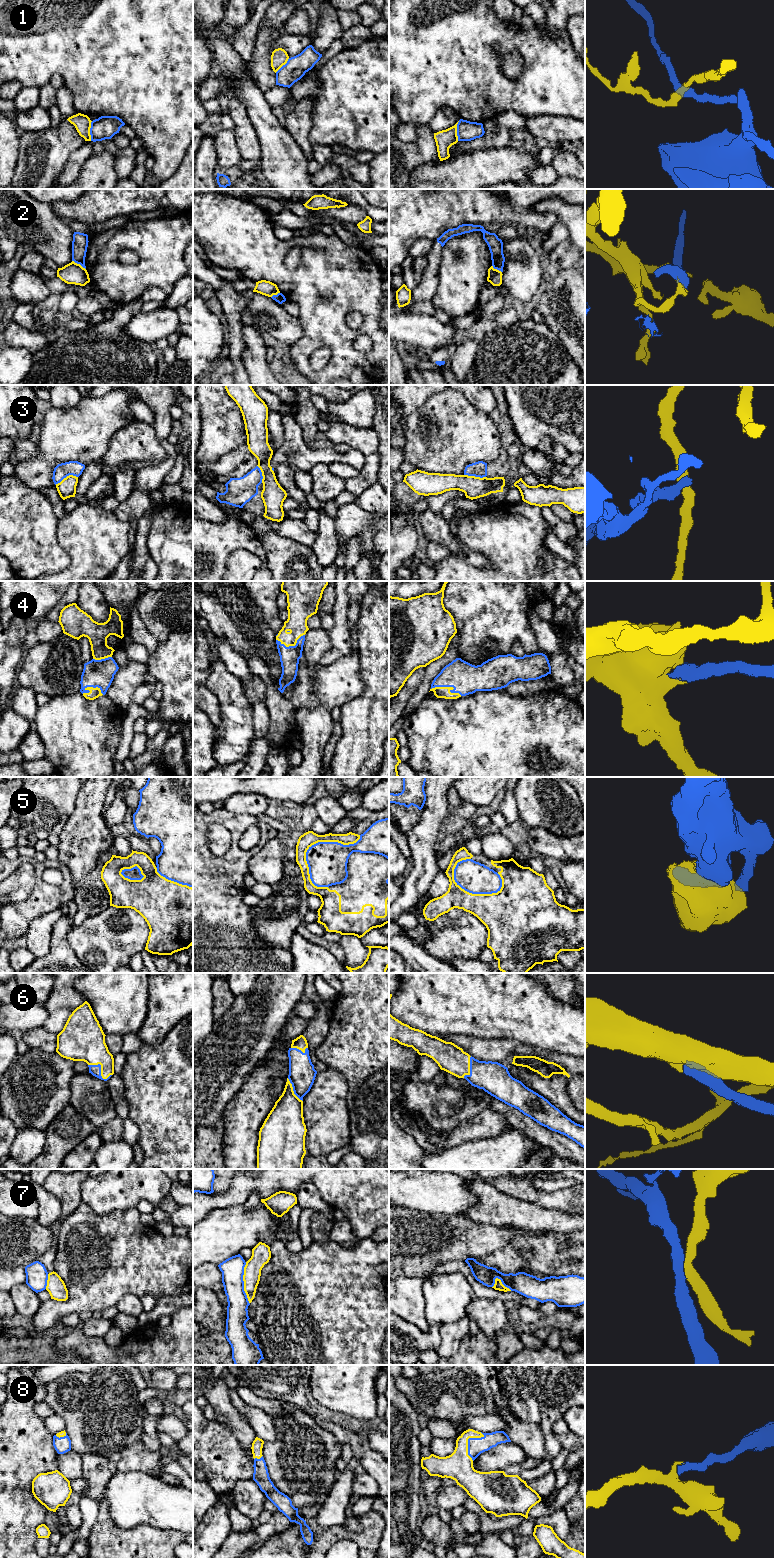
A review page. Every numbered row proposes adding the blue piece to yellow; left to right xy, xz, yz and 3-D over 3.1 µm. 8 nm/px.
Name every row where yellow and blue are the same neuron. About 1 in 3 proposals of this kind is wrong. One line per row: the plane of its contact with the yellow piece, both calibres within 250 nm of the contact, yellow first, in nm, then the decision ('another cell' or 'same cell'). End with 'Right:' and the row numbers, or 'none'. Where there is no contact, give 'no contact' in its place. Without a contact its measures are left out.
1: xy | 140/190 nm | another cell
2: xy | 170/130 nm | another cell
3: xy | 150/120 nm | another cell
4: yz | 100/240 nm | same cell
5: xz | 120/320 nm | another cell
6: xy | 300/90 nm | same cell
7: xz | 140/180 nm | another cell
8: yz | 220/140 nm | same cell
Right: 4, 6, 8

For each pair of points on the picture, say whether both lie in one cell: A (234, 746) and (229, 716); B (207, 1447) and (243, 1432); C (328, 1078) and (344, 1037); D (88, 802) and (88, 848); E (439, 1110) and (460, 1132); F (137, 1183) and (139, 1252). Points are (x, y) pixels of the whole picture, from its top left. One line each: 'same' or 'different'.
A: same
B: different
C: different
D: same
E: different
F: different

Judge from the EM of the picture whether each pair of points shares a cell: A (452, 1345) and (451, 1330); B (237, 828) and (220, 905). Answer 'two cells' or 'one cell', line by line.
A: one cell
B: one cell

